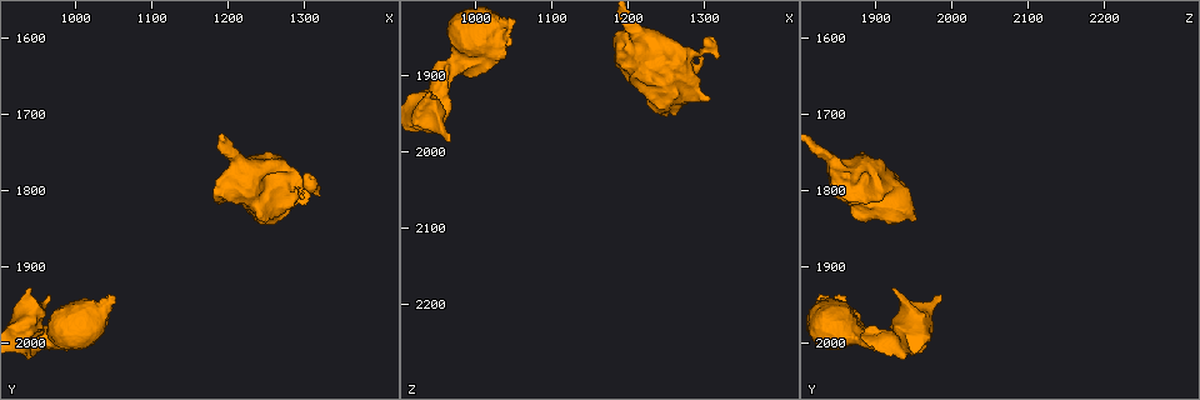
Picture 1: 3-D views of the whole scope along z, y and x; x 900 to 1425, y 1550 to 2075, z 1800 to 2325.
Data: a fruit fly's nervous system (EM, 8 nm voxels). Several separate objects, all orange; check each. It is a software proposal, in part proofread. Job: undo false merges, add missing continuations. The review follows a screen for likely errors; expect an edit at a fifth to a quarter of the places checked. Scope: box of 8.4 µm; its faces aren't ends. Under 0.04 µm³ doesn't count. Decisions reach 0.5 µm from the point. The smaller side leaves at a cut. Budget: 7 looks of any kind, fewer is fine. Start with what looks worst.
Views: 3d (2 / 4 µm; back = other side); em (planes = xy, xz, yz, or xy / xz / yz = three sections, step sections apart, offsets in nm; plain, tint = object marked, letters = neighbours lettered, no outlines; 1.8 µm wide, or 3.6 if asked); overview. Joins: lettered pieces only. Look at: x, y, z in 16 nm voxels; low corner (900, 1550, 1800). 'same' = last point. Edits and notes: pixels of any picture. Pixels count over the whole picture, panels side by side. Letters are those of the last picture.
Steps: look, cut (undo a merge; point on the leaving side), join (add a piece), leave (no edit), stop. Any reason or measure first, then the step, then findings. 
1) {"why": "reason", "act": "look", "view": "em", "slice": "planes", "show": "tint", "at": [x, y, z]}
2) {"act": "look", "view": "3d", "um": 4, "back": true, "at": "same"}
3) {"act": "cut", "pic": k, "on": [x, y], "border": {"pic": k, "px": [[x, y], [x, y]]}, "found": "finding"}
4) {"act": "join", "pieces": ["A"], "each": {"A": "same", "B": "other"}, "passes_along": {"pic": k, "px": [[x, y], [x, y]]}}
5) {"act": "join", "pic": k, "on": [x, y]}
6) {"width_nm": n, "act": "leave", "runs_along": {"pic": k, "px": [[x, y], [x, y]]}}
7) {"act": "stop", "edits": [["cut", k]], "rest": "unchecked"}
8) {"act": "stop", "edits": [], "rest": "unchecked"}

{"why": "an open end", "act": "look", "view": "3d", "um": 4, "at": [935, 1925, 1920]}

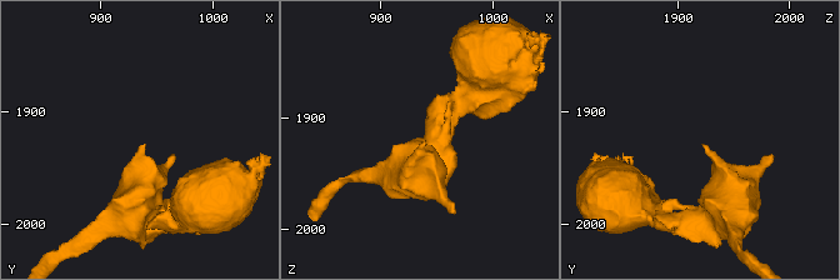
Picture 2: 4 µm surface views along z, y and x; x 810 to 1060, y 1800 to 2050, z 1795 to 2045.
{"why": "now the EM", "act": "look", "view": "em", "um": 3.6, "slice": "planes", "show": "letters", "at": [938, 1932, 1920]}

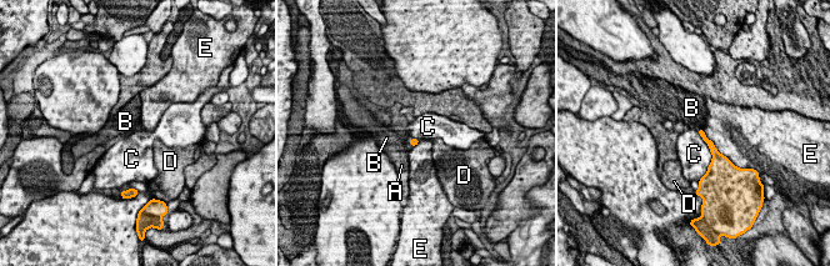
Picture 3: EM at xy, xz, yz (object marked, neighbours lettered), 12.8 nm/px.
{"act": "leave", "each": {"A": "other", "B": "other", "C": "other", "D": "other", "E": "other"}, "border": {"pic": 3, "px": [[696, 130], [711, 154], [701, 177]]}, "found": "none of them fits"}

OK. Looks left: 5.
{"why": "tapers out", "act": "look", "view": "3d", "um": 4, "at": [1320, 1805, 1870]}

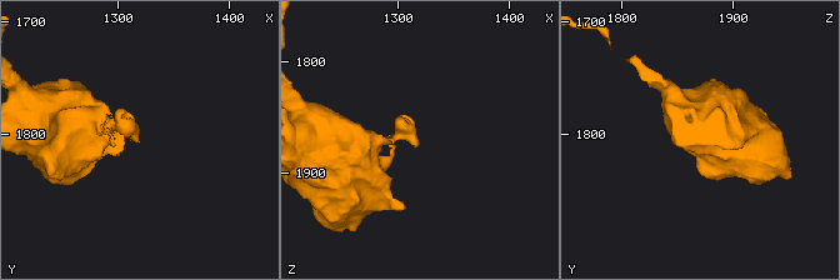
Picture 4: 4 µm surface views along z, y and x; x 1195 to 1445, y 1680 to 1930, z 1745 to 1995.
{"act": "look", "view": "em", "slice": "planes", "show": "letters", "at": [1318, 1806, 1874]}

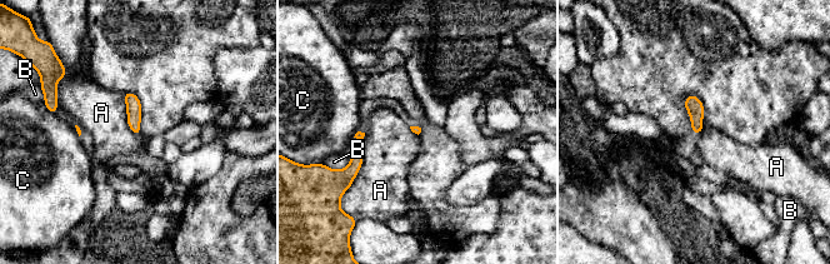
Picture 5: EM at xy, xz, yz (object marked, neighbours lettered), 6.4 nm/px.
{"act": "leave", "each": {"A": "other", "B": "other", "C": "other"}, "border": {"pic": 5, "px": [[123, 93], [126, 123], [136, 134]]}, "found": "no lettered piece goes on from it"}

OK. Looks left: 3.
{"why": "calibre changes", "act": "look", "view": "em", "um": 3.6, "slice": "planes", "show": "tint", "at": [1030, 1965, 1830]}

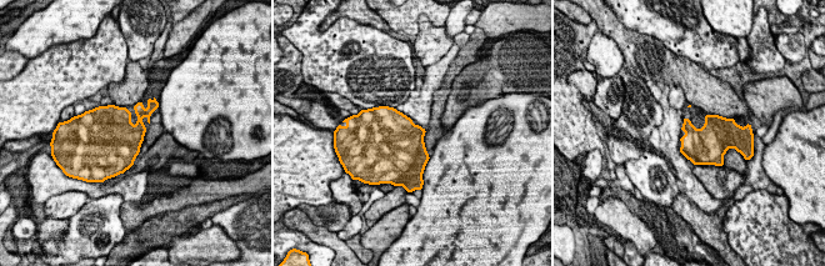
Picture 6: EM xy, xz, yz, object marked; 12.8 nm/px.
{"why": "what lies round it", "act": "look", "view": "em", "um": 3.6, "slice": "planes", "show": "letters", "at": "same"}

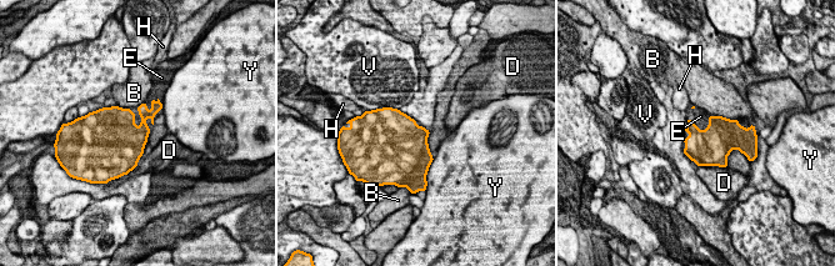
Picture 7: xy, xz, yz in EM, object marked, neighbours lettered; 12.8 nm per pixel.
{"act": "join", "pieces": ["E"], "each": {"B": "other", "D": "other", "E": "same", "H": "other", "V": "other", "Y": "other"}, "passes_along": {"pic": 7, "px": [[155, 108], [151, 104], [159, 88]]}, "found": "it goes on there"}

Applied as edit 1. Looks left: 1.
{"act": "stop", "edits": [["join", 7]], "rest": "unchecked"}

